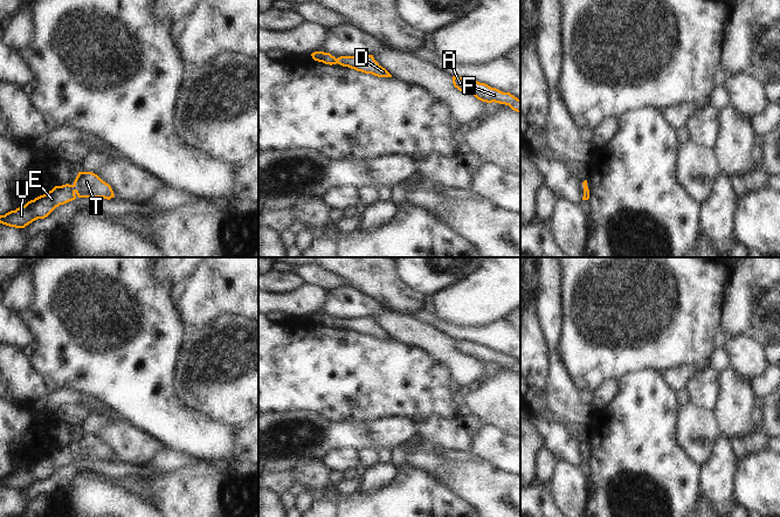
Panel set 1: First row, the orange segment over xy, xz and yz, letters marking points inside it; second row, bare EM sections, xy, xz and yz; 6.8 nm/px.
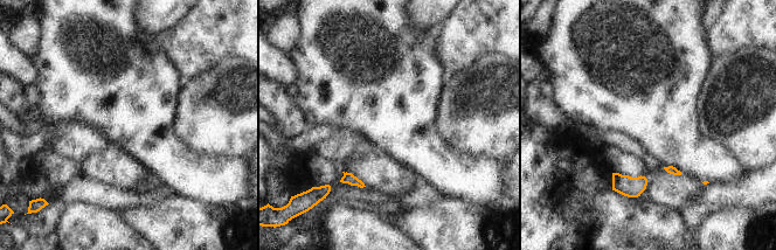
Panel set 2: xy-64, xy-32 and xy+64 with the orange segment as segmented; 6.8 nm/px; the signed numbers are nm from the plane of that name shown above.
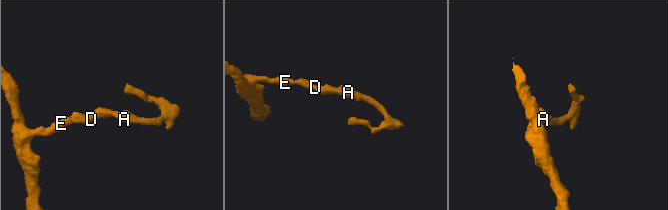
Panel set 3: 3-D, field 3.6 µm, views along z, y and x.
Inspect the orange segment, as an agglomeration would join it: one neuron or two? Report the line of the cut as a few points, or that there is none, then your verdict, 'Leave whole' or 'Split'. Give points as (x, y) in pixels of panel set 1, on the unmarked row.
No split. Leave whole.

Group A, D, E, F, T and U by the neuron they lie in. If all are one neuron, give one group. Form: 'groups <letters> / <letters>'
groups A D E F T U

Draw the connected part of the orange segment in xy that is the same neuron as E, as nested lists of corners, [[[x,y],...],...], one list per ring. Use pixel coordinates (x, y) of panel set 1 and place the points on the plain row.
[[[78,434],[73,447],[55,448],[43,457],[28,463],[25,468],[0,477],[0,485],[25,490],[37,481],[47,480],[56,469],[76,460],[104,460],[115,459],[109,446],[92,434]]]

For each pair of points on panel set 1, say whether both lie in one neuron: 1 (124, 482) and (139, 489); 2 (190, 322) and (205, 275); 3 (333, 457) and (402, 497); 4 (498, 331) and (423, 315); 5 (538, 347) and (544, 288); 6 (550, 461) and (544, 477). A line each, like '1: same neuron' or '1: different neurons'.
1: same neuron
2: same neuron
3: different neurons
4: same neuron
5: different neurons
6: same neuron

